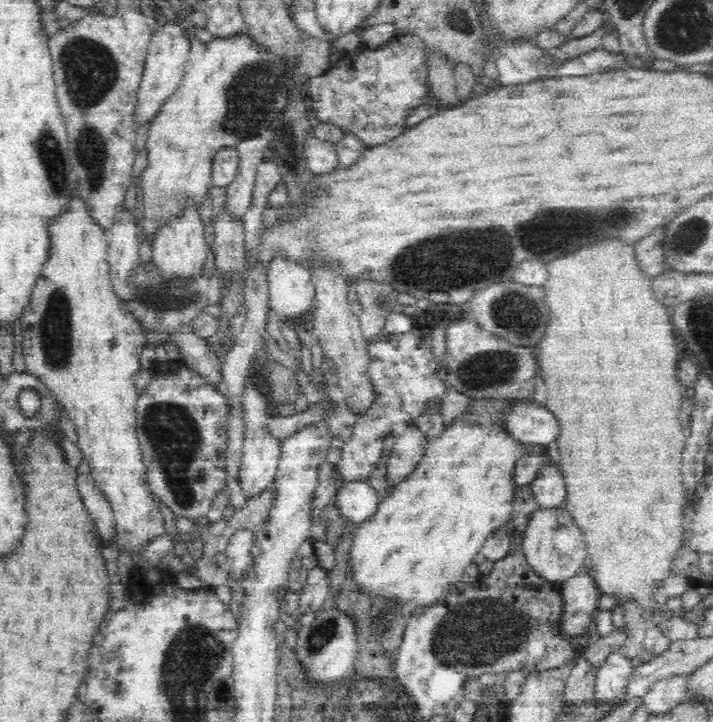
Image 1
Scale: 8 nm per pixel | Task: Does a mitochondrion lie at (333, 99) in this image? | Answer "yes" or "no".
no

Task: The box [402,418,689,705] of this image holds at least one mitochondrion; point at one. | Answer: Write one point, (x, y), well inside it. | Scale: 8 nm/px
(485, 633)

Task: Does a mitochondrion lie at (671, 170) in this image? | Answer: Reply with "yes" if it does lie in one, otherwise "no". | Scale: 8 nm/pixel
no

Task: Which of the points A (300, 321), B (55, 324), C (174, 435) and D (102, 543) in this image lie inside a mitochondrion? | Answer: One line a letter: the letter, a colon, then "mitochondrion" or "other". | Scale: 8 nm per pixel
A: other
B: mitochondrion
C: mitochondrion
D: other

